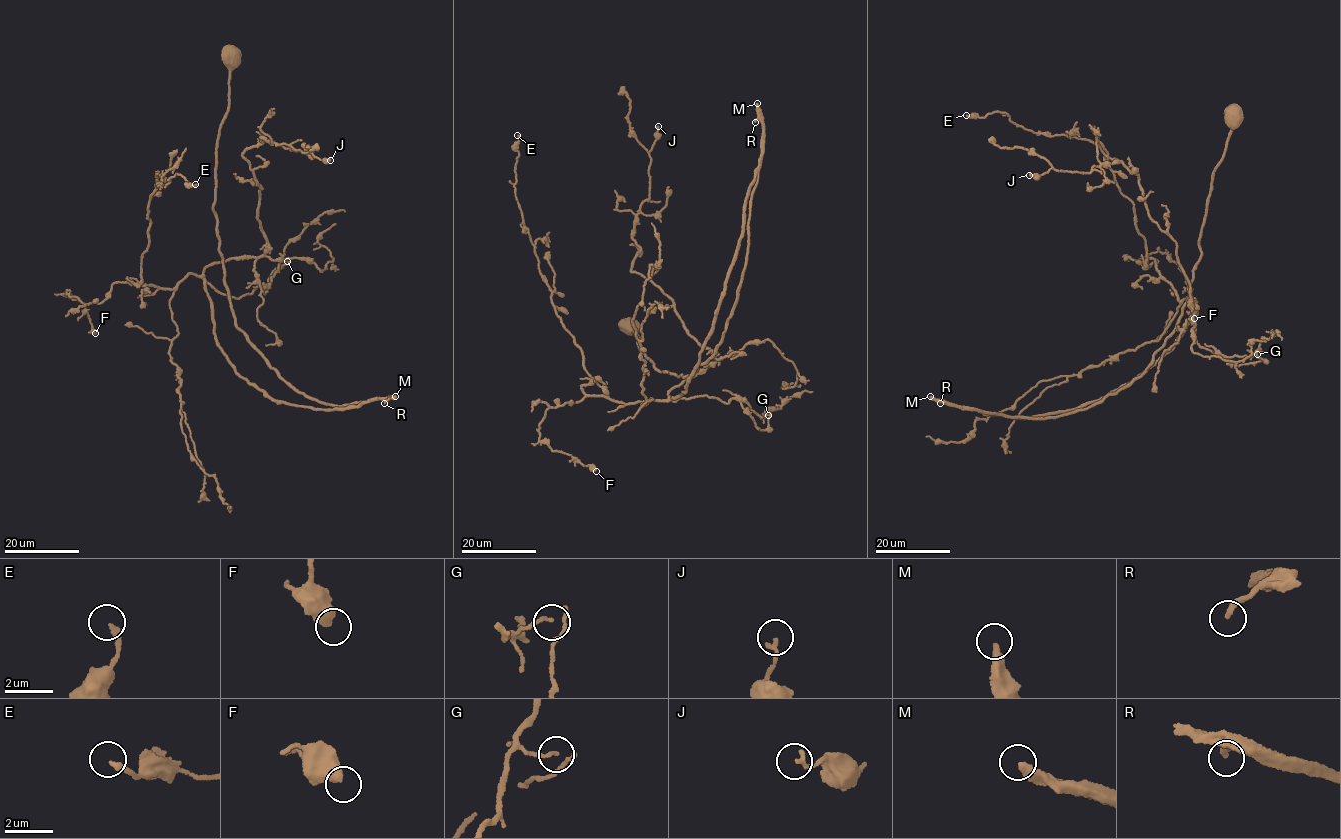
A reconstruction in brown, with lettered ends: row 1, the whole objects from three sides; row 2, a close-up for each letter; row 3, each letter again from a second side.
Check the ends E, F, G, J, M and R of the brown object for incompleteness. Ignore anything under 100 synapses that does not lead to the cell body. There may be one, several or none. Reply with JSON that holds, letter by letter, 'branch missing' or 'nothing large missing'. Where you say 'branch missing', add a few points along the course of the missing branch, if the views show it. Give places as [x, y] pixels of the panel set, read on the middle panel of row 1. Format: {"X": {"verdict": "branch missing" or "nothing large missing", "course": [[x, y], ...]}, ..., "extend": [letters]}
{"E": {"verdict": "nothing large missing"}, "F": {"verdict": "nothing large missing"}, "G": {"verdict": "nothing large missing"}, "J": {"verdict": "nothing large missing"}, "M": {"verdict": "branch missing"}, "R": {"verdict": "branch missing", "course": [[755, 122], [740, 219], [757, 288], [741, 353], [744, 362], [770, 383], [785, 384], [794, 392], [816, 385]]}, "extend": ["M", "R"]}

